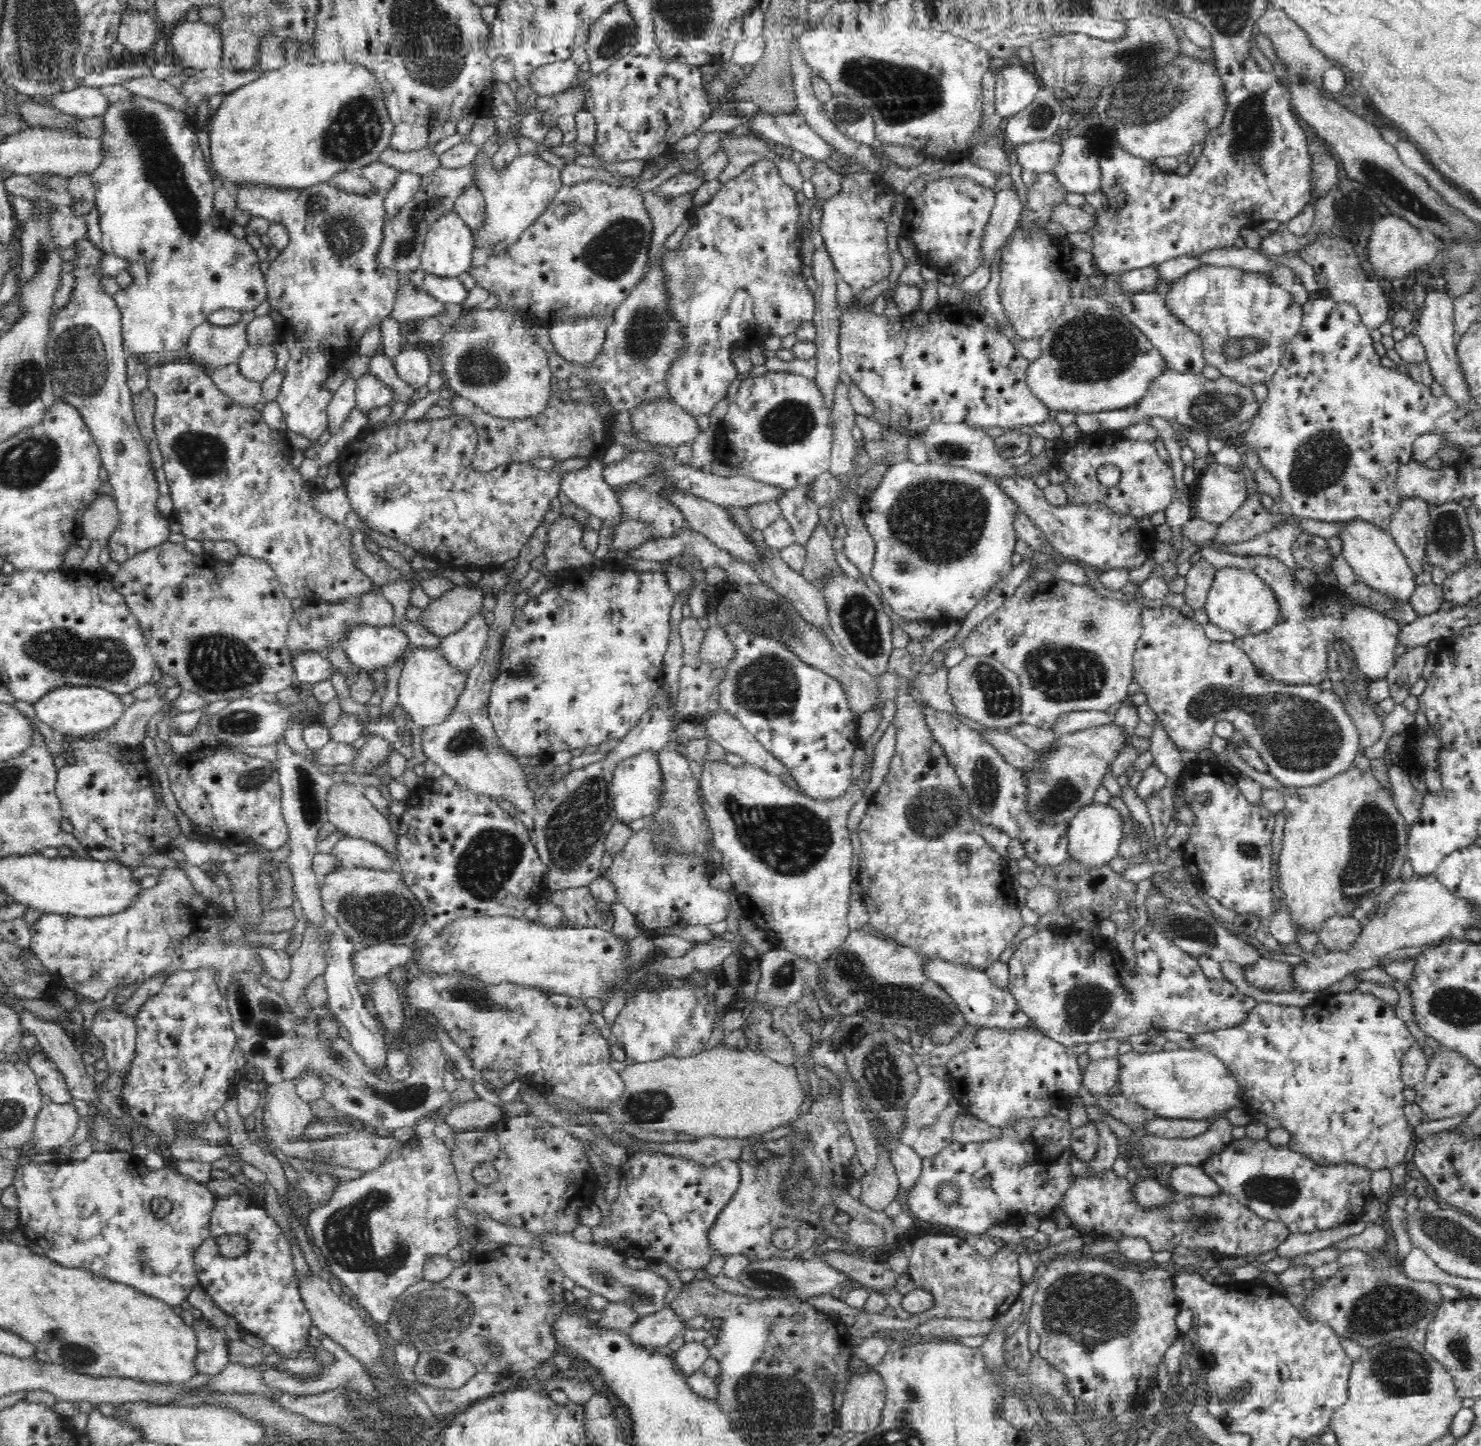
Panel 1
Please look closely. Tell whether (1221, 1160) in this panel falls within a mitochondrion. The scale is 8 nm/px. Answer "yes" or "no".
no

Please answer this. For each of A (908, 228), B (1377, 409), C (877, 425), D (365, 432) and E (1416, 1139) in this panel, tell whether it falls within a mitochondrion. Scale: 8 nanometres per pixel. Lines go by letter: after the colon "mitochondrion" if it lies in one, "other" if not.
A: other
B: other
C: other
D: other
E: other

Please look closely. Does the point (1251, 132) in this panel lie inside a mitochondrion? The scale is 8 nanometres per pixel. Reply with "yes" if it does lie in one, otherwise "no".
yes

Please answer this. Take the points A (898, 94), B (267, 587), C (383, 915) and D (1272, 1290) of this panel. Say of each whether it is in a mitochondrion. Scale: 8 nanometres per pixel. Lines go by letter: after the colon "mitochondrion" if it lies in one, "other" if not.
A: mitochondrion
B: other
C: mitochondrion
D: other

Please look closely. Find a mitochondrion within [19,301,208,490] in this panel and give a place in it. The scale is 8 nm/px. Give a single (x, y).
(80, 356)

